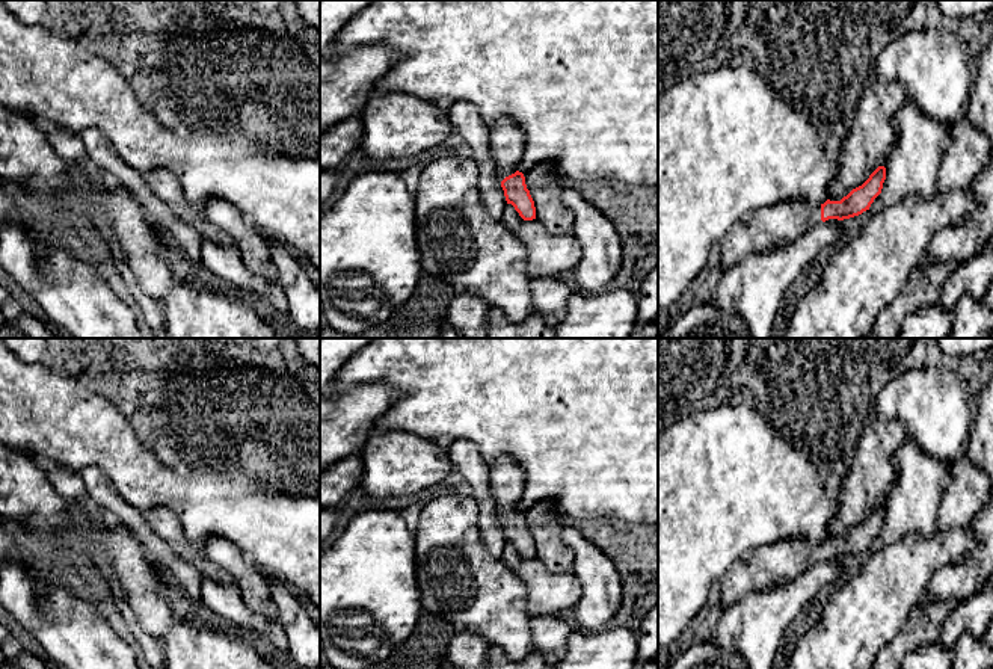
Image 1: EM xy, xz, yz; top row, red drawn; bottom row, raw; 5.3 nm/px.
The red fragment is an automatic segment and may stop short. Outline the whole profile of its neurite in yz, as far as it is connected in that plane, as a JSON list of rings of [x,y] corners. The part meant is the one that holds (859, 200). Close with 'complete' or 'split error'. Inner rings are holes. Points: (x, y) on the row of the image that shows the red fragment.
[[[878,166],[869,178],[841,201],[809,204],[803,199],[776,204],[738,219],[718,245],[721,270],[726,272],[750,254],[762,254],[777,245],[789,245],[812,227],[829,219],[850,219],[869,210],[881,193],[886,168]]] | split error

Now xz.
[[[510,119],[498,121],[490,130],[490,148],[507,204],[512,204],[524,220],[536,219],[534,201],[524,174],[518,171],[525,150],[522,128]]] | split error

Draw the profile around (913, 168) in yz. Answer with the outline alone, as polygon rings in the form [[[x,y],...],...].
[[[905,100],[896,112],[898,137],[886,166],[881,193],[859,216],[841,220],[845,239],[857,234],[875,213],[915,195],[930,199],[937,192],[942,157],[952,140],[952,127],[933,121]]]

